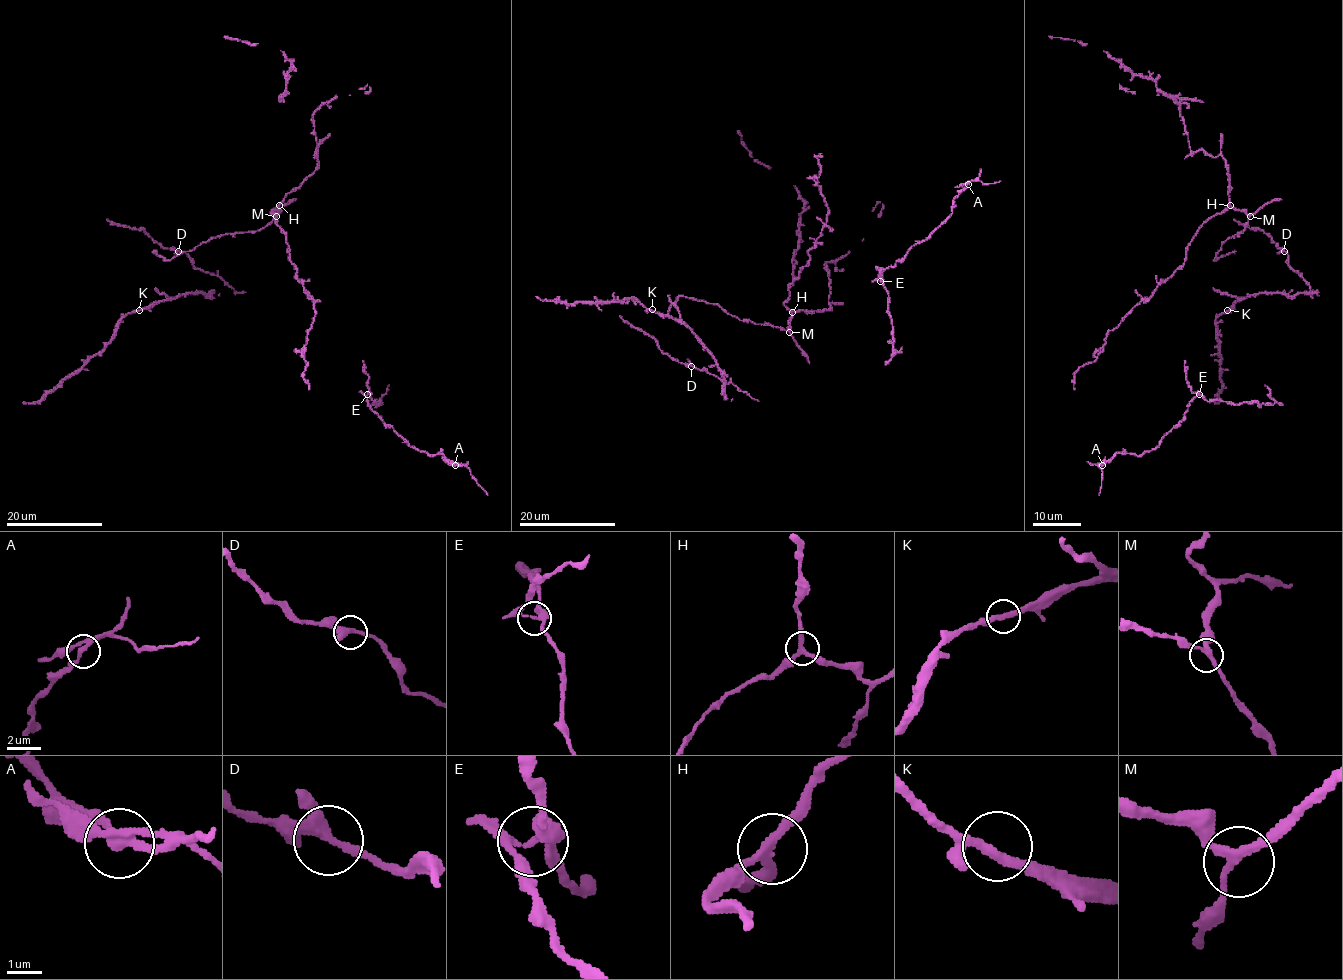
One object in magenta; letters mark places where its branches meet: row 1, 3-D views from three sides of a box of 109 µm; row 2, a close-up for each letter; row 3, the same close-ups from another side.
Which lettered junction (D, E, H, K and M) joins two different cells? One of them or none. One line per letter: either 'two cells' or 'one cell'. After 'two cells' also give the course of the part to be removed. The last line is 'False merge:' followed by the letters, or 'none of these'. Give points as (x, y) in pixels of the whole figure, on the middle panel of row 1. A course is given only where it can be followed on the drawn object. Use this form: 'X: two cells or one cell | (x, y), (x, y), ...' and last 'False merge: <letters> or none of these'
D: one cell
E: two cells | (880, 282), (878, 275), (881, 271), (893, 266), (952, 212), (955, 198), (971, 181), (983, 184), (1000, 181)
H: one cell
K: one cell
M: one cell
False merge: E

